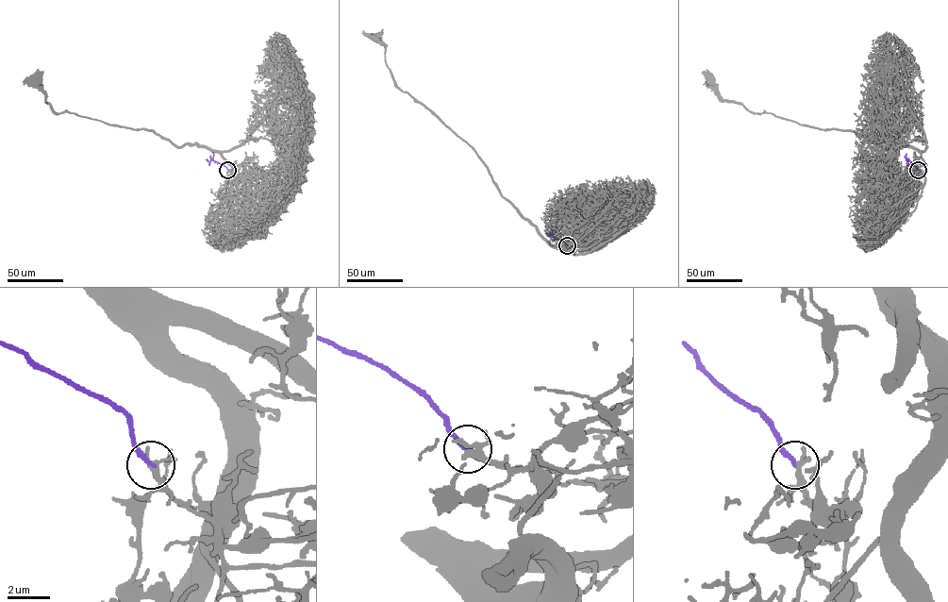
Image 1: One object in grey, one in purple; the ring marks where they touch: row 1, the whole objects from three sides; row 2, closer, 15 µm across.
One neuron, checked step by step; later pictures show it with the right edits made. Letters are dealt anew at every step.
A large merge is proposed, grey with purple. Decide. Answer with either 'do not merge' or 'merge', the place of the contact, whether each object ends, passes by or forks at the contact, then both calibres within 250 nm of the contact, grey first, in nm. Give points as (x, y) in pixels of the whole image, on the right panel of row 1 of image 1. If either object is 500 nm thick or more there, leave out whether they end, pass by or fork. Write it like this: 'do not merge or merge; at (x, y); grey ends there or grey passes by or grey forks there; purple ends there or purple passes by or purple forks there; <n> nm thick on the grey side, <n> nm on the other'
do not merge; at (918, 170); grey passes by; purple ends there; 260 nm thick on the grey side, 240 nm on the other

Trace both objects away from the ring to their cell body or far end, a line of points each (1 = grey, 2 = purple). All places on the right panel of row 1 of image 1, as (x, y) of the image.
1: (918, 170), (923, 159), (910, 146), (880, 146), (853, 131), (755, 113), (725, 101), (709, 79)
2: (918, 170), (906, 159)

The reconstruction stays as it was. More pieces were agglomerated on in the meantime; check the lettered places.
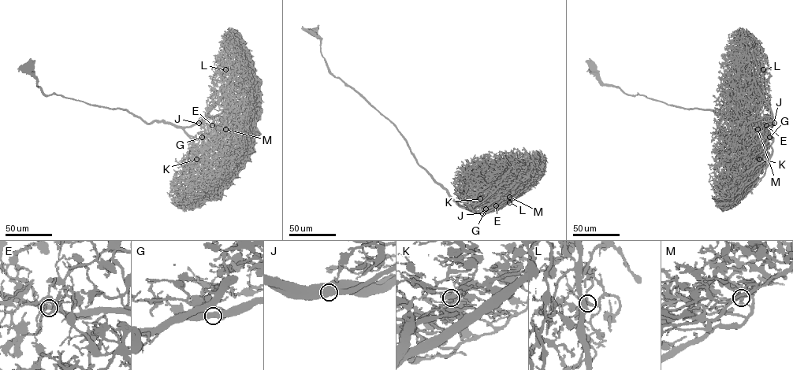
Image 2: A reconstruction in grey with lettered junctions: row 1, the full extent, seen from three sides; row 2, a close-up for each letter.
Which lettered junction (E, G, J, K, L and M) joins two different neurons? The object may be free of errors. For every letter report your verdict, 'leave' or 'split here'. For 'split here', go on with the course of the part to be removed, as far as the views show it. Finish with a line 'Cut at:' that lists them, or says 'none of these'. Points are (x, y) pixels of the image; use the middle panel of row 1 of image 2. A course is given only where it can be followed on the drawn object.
E: leave
G: leave
J: leave
K: leave
L: leave
M: leave
Cut at: none of these

